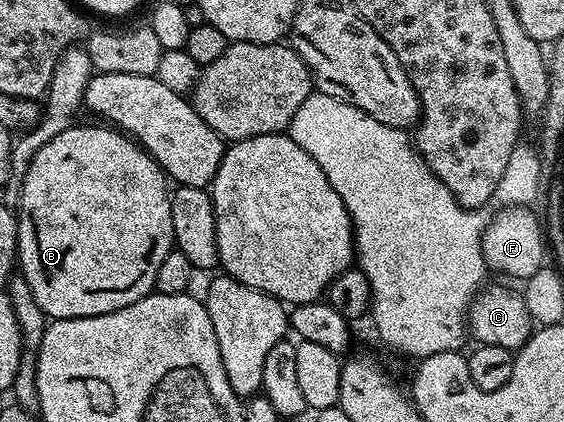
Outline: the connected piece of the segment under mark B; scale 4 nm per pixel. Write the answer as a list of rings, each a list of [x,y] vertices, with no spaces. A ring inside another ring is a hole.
[[[74,124],[72,128],[56,135],[31,160],[27,177],[23,180],[21,203],[17,213],[17,259],[20,276],[31,287],[31,295],[35,303],[45,312],[49,319],[75,319],[76,317],[94,317],[111,311],[119,311],[141,297],[147,297],[155,289],[155,275],[159,271],[159,263],[167,259],[174,249],[173,228],[171,227],[171,196],[166,174],[161,172],[156,161],[137,144],[132,136],[118,131],[116,128],[104,129],[101,125]]]

